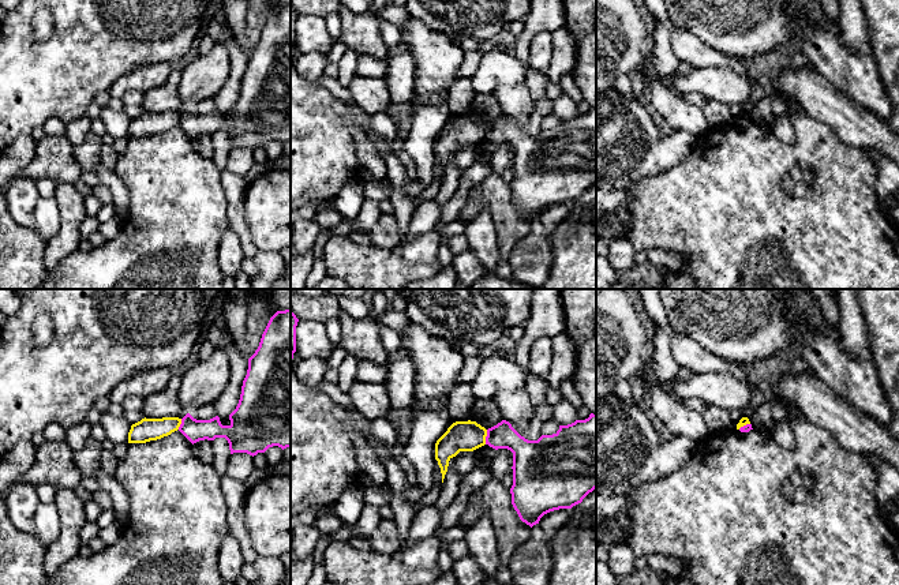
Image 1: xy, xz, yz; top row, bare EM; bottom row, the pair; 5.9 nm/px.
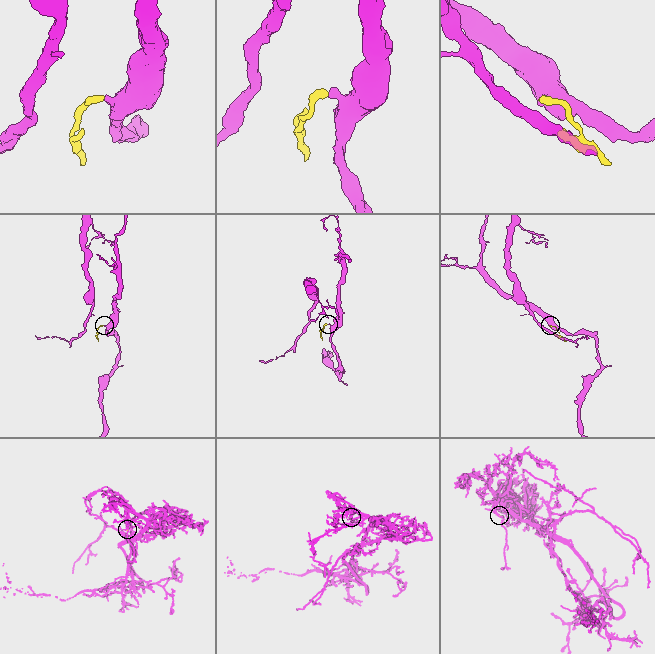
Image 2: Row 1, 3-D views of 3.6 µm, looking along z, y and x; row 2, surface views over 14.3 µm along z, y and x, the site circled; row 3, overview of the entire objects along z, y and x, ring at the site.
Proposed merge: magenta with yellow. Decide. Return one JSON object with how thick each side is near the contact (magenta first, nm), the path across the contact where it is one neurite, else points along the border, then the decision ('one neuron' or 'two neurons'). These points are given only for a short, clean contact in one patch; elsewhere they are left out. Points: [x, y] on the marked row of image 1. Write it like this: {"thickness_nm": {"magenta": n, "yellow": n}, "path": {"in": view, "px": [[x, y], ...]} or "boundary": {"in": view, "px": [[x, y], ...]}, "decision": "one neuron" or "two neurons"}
{"thickness_nm": {"magenta": 150, "yellow": 180}, "boundary": {"in": "xz", "px": [[487, 430], [484, 443]]}, "decision": "two neurons"}

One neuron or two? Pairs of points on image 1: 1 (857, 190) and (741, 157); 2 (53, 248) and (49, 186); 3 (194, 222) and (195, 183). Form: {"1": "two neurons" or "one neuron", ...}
{"1": "one neuron", "2": "two neurons", "3": "one neuron"}

